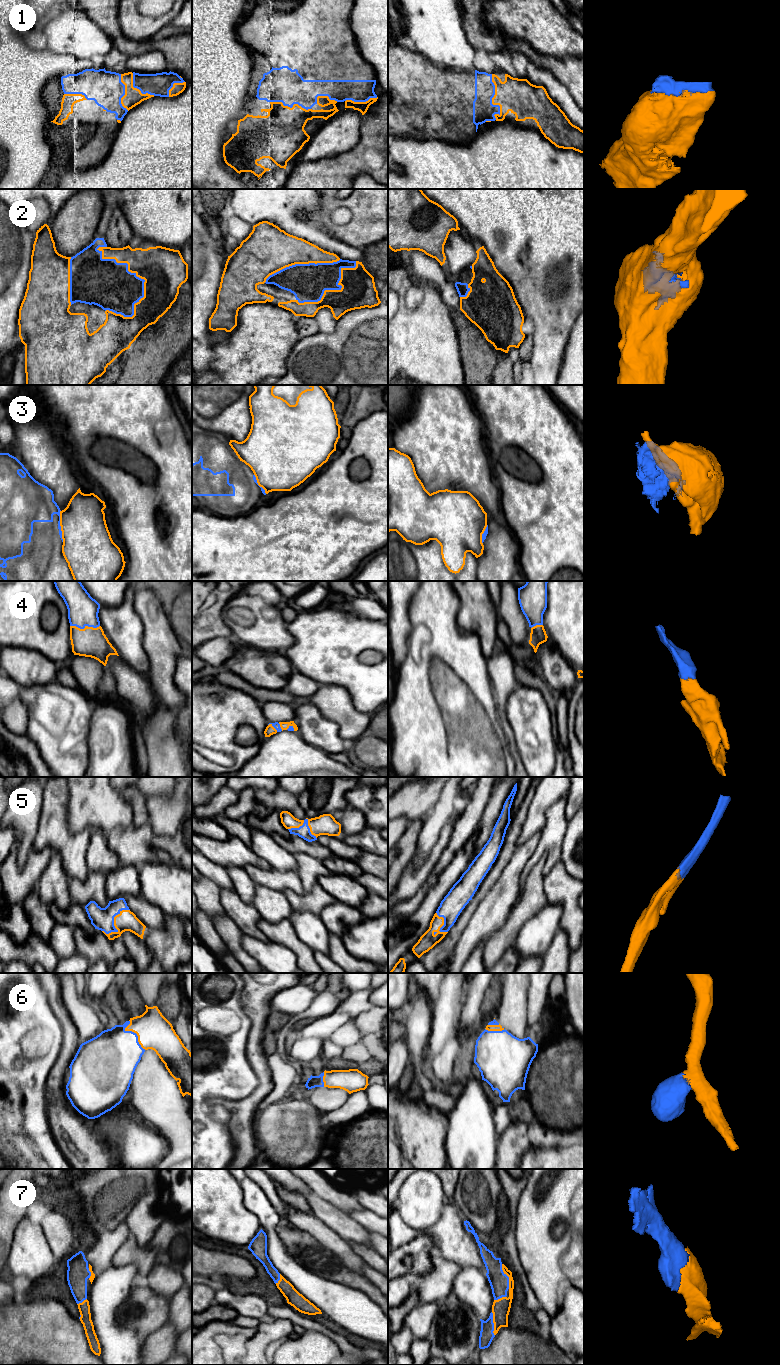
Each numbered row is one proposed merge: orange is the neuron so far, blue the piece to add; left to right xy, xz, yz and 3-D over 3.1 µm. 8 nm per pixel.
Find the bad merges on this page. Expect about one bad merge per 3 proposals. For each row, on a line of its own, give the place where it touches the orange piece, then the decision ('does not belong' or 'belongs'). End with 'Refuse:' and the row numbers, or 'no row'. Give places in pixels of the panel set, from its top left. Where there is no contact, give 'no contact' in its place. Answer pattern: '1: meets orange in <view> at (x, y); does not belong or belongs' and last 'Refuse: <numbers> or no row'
1: meets orange in yz at (492, 100); belongs
2: meets orange in xy at (134, 272); belongs
3: meets orange in xy at (60, 525); does not belong
4: meets orange in xy at (85, 627); belongs
5: meets orange in xy at (114, 924); belongs
6: meets orange in xy at (134, 1032); belongs
7: meets orange in yz at (507, 1275); belongs
Refuse: 3

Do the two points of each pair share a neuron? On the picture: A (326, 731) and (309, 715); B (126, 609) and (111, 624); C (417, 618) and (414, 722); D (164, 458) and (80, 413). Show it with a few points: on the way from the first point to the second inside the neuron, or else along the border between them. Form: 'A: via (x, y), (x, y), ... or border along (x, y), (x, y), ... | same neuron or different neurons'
A: via (322, 727), (313, 718) | same neuron
B: via (122, 613), (115, 620) | same neuron
C: via (434, 640), (434, 648), (414, 676), (414, 695) | same neuron
D: via (143, 437), (119, 413), (101, 413) | same neuron

